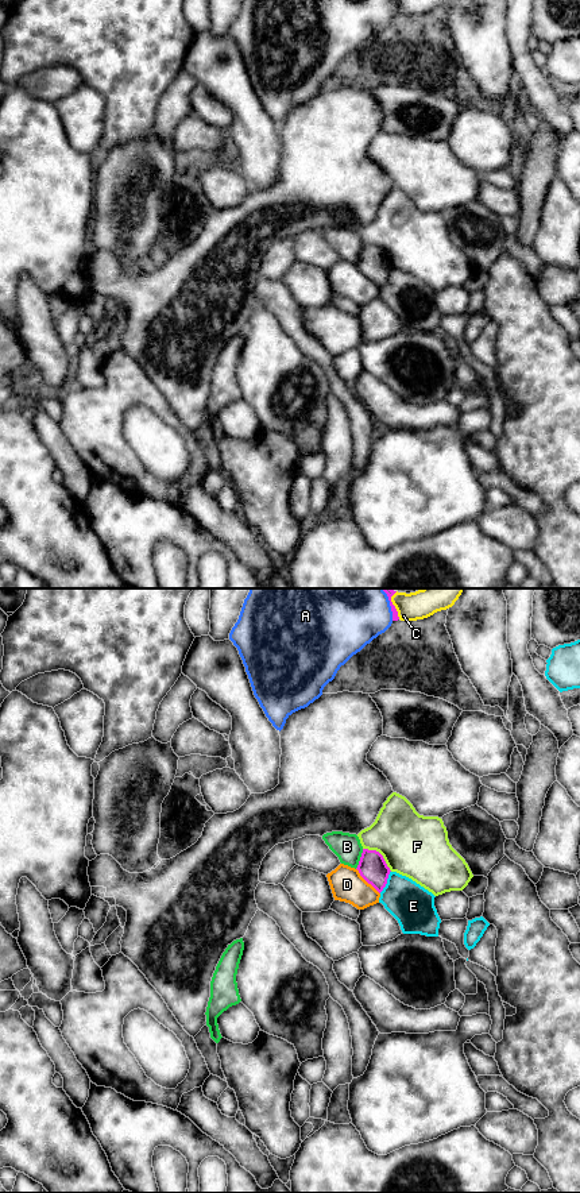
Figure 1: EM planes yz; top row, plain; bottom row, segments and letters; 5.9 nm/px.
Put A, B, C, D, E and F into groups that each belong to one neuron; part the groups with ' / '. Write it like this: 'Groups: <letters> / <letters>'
Groups: A B / C / D / E / F

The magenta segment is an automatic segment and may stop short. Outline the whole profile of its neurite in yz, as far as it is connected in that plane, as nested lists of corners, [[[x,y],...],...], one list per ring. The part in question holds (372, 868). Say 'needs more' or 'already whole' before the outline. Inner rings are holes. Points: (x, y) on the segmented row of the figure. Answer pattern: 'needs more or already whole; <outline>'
already whole; [[[363,849],[359,865],[356,868],[360,876],[371,884],[379,893],[387,884],[390,868],[383,856],[376,850]]]

